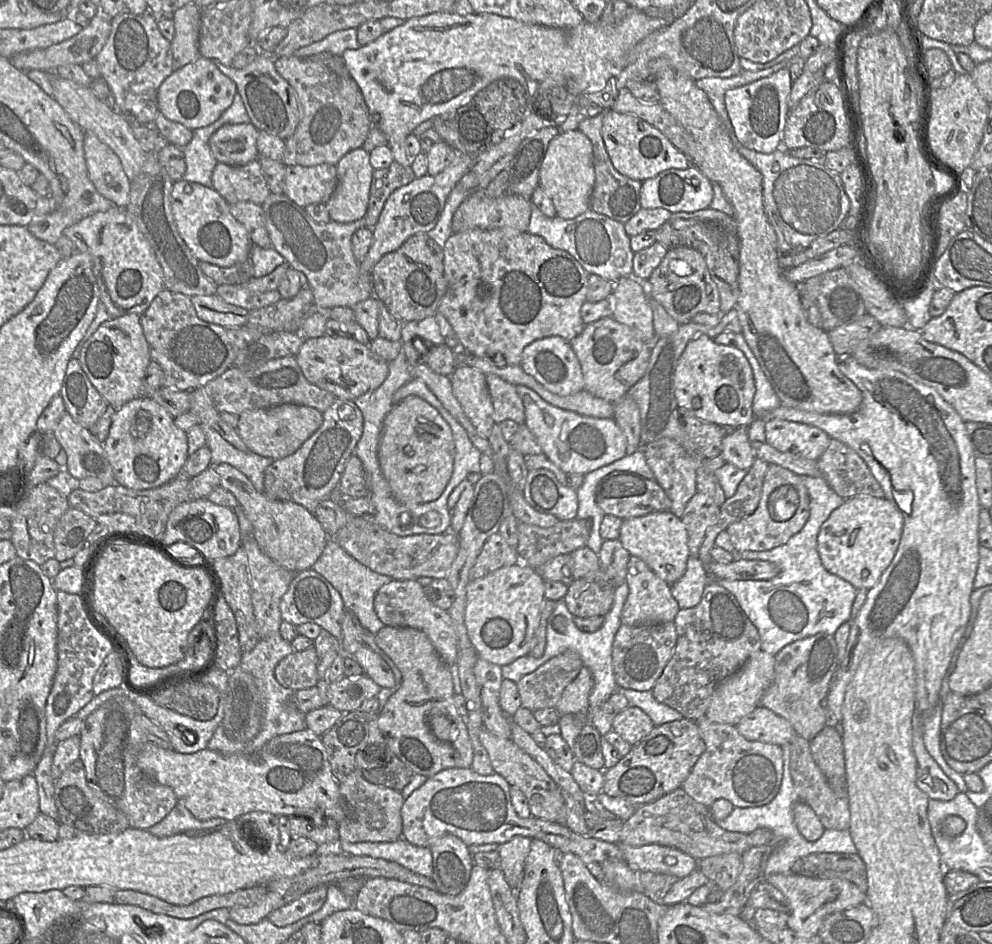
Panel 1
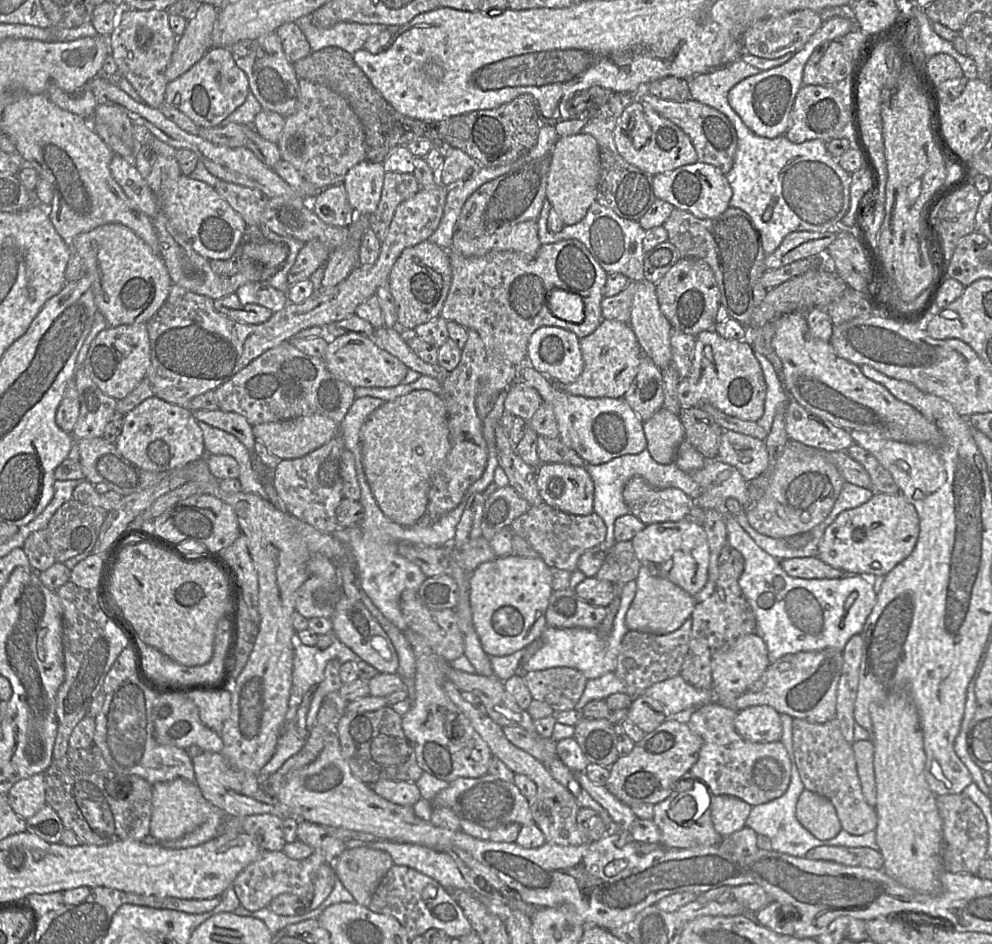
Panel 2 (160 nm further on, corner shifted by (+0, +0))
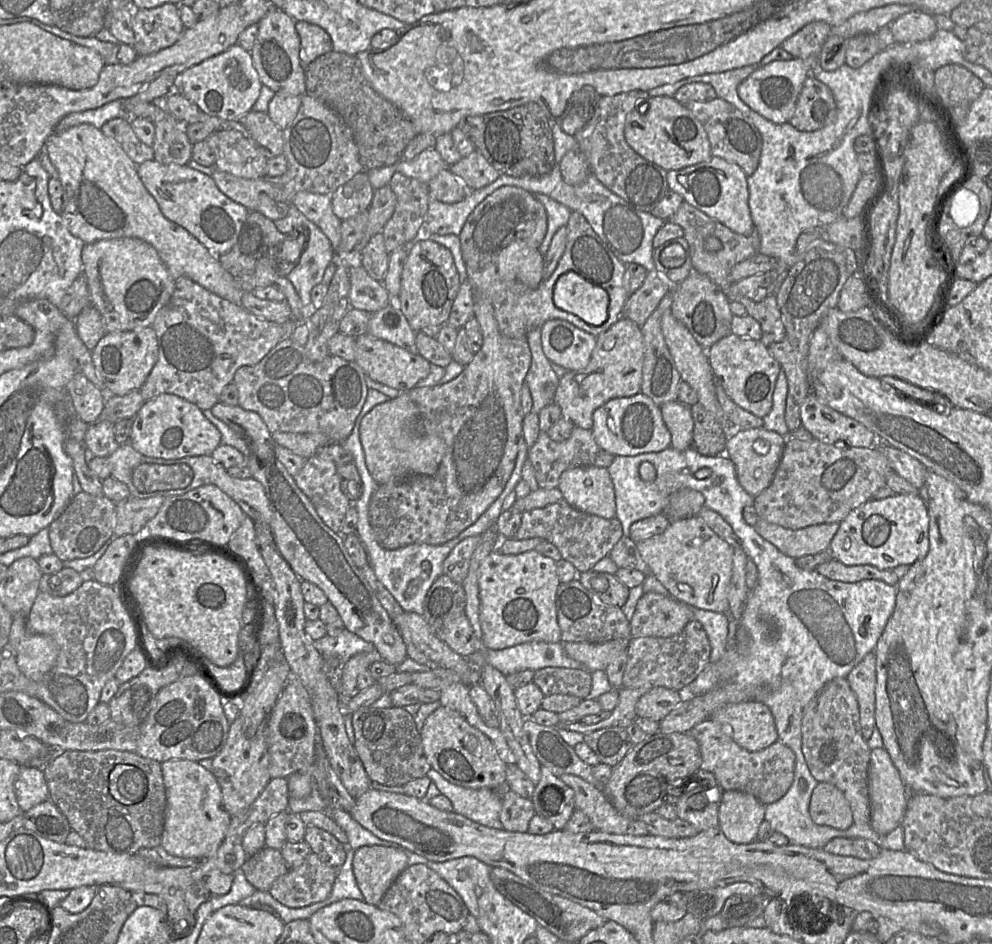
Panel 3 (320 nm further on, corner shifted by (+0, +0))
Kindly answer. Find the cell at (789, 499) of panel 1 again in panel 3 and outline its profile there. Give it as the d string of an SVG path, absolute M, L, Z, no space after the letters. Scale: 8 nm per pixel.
M787 439L770 485L753 498L759 518L789 529L840 523L858 506L873 499L892 473L887 456L876 447L826 444L818 439Z

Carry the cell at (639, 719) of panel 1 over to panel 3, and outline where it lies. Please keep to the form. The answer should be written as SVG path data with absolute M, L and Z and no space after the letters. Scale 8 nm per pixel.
M655 687L638 700L637 717L648 718L660 723L683 700L684 697L677 690Z

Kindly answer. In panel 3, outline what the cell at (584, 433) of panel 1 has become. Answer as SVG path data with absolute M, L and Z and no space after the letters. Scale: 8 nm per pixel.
M641 392L611 399L597 408L593 413L590 430L598 446L614 456L658 452L671 445L671 435L663 421L660 406Z

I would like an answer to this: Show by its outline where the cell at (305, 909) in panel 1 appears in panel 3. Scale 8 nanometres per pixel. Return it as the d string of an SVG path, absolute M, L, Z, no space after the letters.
M311 851L306 860L290 868L268 890L269 894L289 908L303 908L328 898L335 882L337 869L323 863Z

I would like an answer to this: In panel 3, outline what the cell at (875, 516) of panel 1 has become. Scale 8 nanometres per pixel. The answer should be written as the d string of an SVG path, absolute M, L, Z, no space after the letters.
M901 493L872 499L840 522L828 550L834 560L845 565L872 565L884 570L910 566L929 551L929 523L927 503L920 494Z

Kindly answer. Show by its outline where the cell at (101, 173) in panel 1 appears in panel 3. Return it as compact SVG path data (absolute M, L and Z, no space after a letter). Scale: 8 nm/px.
M155 159L137 164L137 172L163 215L185 228L212 254L221 256L235 244L249 210L221 192L211 176L188 165L162 164Z

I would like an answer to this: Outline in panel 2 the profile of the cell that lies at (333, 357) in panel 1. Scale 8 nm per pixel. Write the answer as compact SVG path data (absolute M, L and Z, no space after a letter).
M348 333L328 339L328 346L322 358L326 368L354 389L359 387L393 387L403 383L409 369L399 359L383 350L373 338L357 333Z

